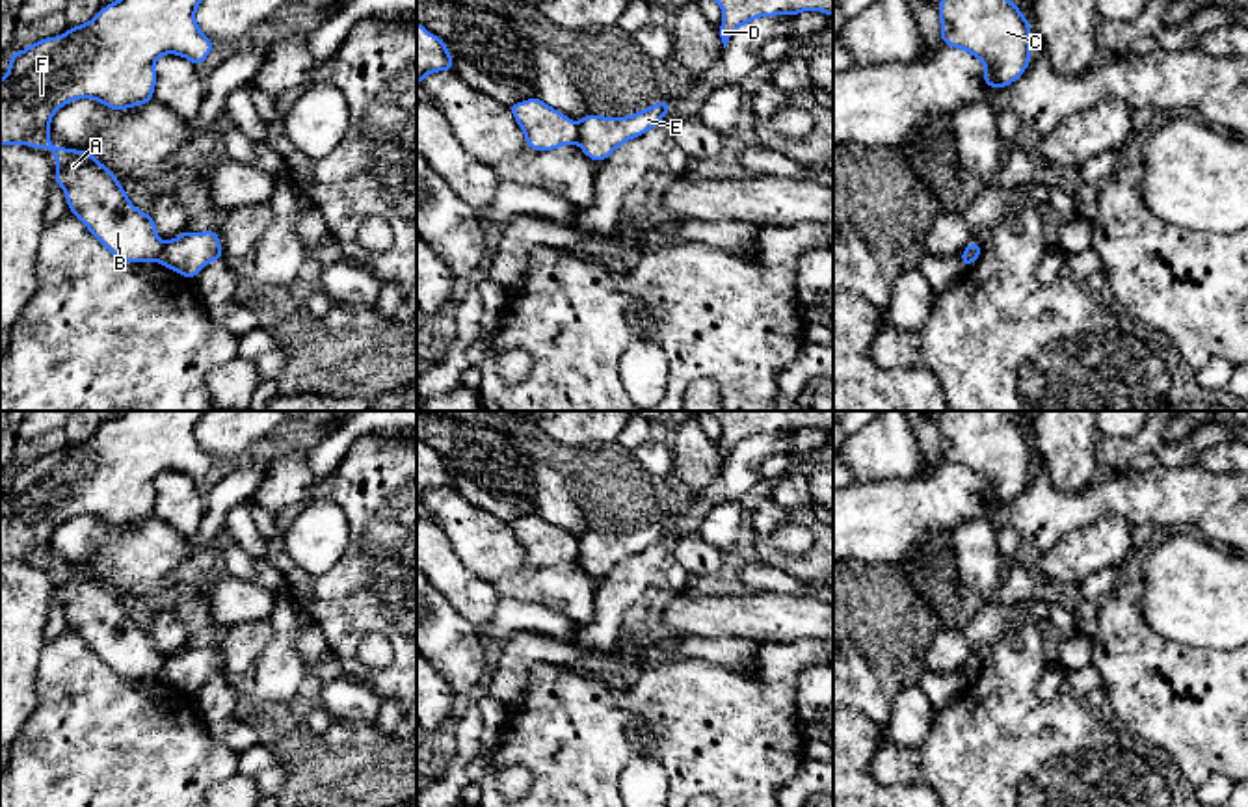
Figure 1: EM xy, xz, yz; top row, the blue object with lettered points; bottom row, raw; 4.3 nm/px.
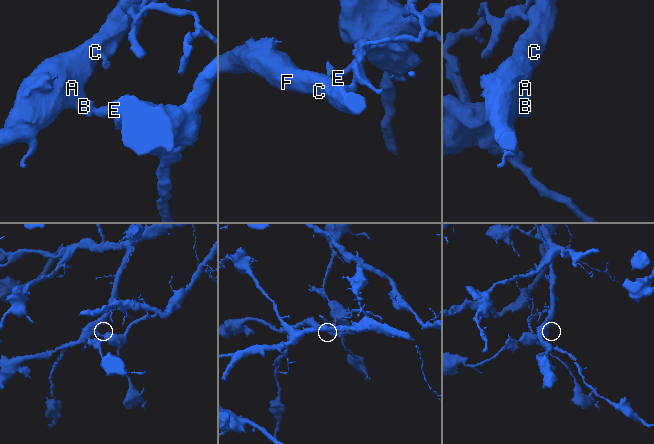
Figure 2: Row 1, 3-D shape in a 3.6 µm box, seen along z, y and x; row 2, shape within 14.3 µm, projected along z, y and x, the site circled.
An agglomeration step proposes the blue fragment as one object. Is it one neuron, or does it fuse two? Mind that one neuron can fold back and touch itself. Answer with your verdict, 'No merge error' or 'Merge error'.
Merge error

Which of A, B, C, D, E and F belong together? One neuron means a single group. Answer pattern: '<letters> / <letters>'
A B C F / D E

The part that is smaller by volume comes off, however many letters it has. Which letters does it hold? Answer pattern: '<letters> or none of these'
D, E

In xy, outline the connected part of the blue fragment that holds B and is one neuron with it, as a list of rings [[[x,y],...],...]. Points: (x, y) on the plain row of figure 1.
[[[125,411],[104,422],[89,439],[73,443],[58,454],[45,454],[9,470],[9,487],[0,496],[0,562],[48,565],[56,573],[54,599],[63,604],[69,628],[125,679],[154,679],[158,651],[151,630],[130,621],[130,614],[112,586],[87,567],[56,563],[48,558],[52,532],[76,515],[95,515],[112,526],[125,526],[153,517],[154,478],[177,470],[201,482],[214,459],[199,446],[195,426],[206,411]]]

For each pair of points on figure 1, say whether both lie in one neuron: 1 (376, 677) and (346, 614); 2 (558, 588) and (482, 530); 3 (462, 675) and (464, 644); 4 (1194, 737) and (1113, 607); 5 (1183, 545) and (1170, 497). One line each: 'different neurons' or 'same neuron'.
1: same neuron
2: same neuron
3: same neuron
4: same neuron
5: different neurons

